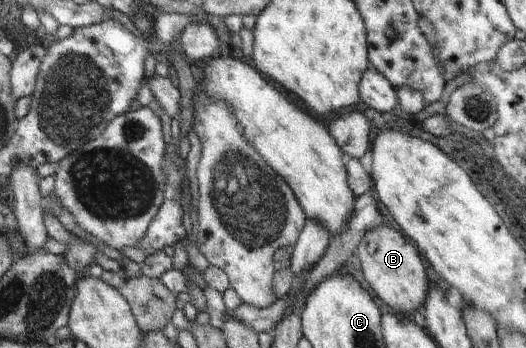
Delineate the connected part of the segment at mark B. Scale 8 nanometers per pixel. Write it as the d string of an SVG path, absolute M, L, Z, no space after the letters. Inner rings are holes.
M380 225L368 231L355 248L355 255L360 259L366 281L388 307L409 317L424 306L430 283L426 274L428 267L414 243L400 231L394 230L390 225Z

